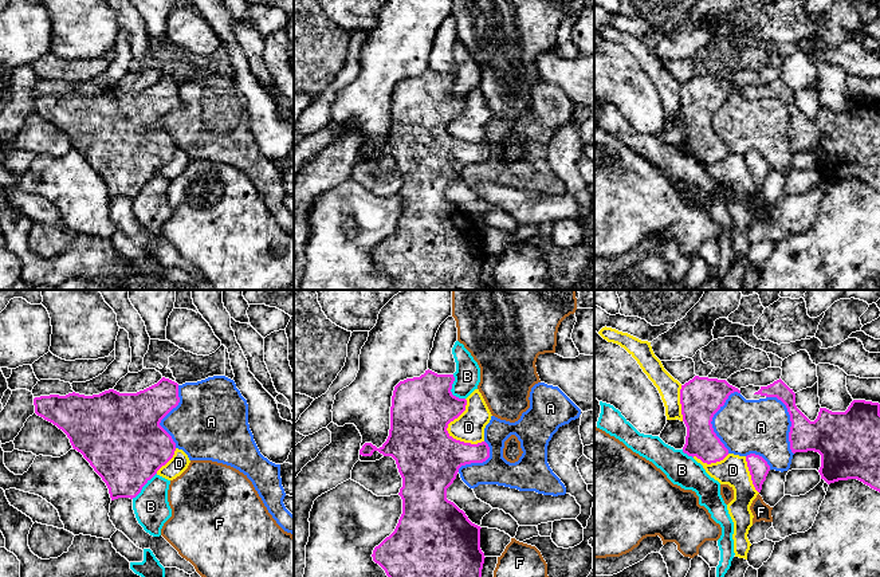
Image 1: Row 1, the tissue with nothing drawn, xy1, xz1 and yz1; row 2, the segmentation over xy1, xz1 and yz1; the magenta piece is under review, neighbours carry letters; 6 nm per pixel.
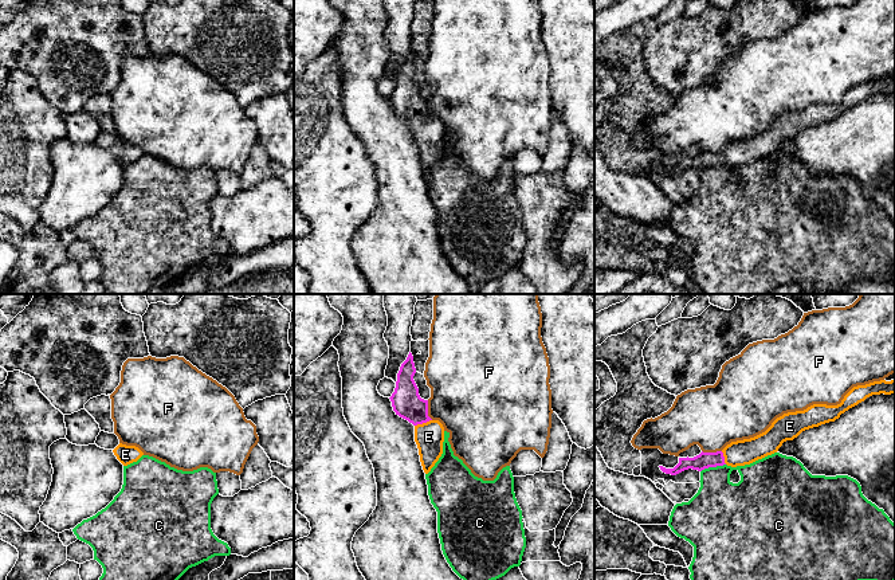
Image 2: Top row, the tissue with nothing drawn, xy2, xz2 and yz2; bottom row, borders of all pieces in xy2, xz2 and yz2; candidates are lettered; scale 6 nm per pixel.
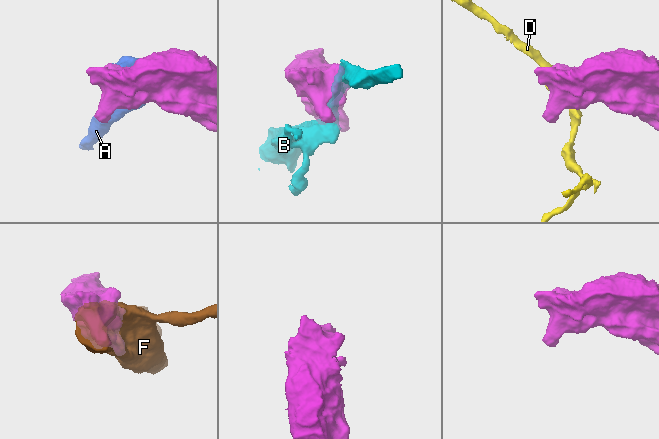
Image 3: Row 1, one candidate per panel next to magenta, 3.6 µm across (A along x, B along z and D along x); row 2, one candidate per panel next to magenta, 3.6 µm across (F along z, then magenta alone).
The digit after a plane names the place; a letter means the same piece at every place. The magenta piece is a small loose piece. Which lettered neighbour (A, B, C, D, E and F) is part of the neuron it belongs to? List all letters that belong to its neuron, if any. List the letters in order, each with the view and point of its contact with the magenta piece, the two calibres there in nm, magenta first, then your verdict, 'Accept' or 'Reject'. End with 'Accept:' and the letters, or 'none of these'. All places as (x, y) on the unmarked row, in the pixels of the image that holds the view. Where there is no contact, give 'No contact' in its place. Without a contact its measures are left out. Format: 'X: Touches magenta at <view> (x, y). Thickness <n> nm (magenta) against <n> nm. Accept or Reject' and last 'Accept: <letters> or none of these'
A: Touches magenta at yz1 (711, 120). Thickness 240 nm (magenta) against 320 nm. Reject
B: Touches magenta at xz1 (450, 90). Thickness 360 nm (magenta) against 160 nm. Reject
C: Touches magenta at yz2 (713, 165). Thickness 100 nm (magenta) against 320 nm. Reject
D: Touches magenta at xz1 (446, 129). Thickness 380 nm (magenta) against 180 nm. Reject
E: Touches magenta at xz2 (423, 121). Thickness 180 nm (magenta) against 170 nm. Accept
F: Touches magenta at xz2 (427, 109). Thickness 180 nm (magenta) against 440 nm. Reject
Accept: E

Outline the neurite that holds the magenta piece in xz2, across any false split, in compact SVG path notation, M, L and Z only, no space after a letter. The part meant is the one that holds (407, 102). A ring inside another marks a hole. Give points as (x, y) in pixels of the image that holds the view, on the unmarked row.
M409 51L397 72L396 87L392 95L393 110L415 125L415 141L425 173L431 171L443 153L444 126L439 119L428 115L428 99L419 94L413 79L416 72L413 55Z

